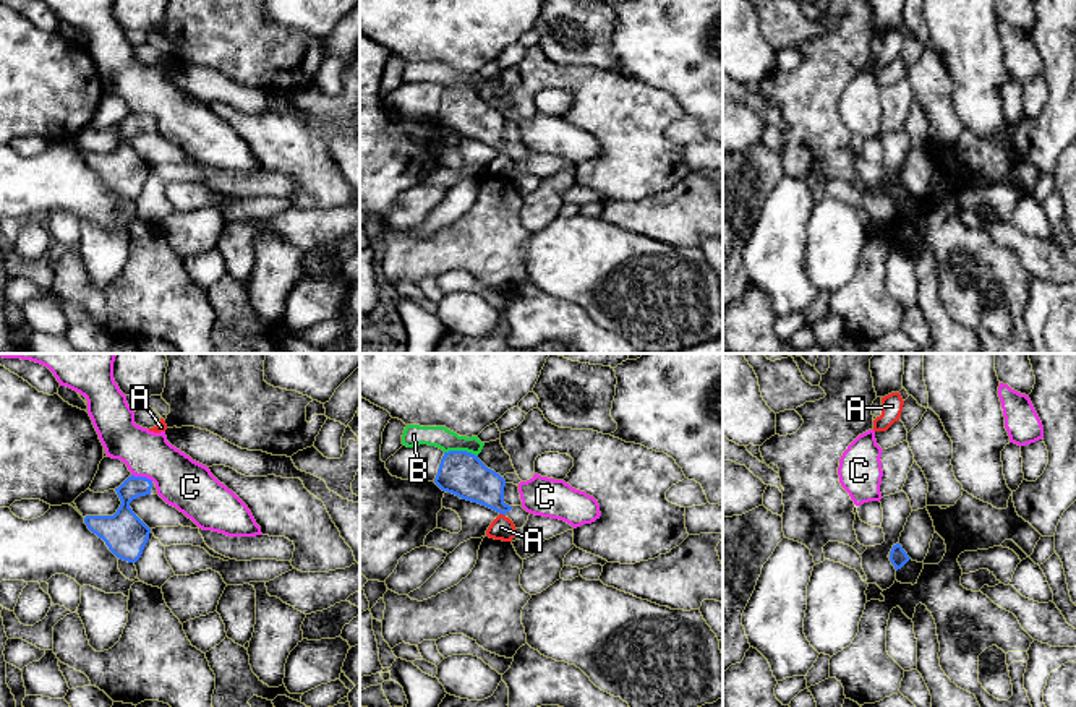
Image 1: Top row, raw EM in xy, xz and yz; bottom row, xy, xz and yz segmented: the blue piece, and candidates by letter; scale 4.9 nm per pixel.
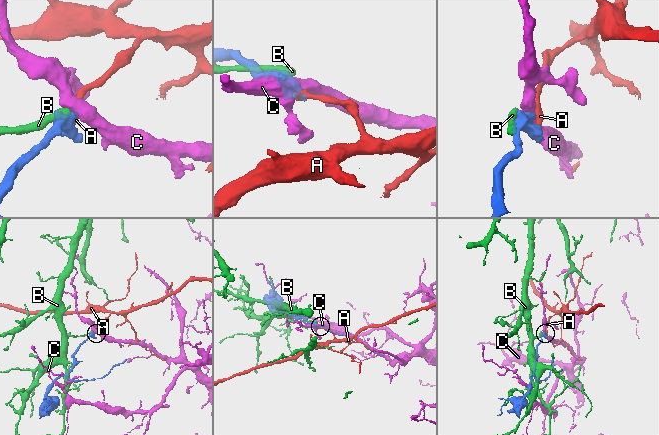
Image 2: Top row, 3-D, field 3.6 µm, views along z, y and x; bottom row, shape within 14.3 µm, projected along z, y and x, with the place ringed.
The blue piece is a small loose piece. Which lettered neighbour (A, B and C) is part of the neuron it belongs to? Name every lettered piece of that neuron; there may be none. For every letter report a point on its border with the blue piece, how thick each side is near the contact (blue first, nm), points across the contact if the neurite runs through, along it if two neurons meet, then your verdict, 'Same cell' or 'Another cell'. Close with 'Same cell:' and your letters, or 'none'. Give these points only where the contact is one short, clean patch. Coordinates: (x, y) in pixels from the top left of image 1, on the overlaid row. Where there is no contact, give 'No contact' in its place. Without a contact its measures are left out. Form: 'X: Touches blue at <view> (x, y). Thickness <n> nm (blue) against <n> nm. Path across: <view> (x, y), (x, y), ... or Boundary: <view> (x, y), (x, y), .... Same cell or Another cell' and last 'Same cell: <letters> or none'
A: Touches blue at xz (503, 513). Thickness 220 nm (blue) against 110 nm. Boundary: xz (499, 513), (504, 516). Another cell
B: Touches blue at xz (461, 451). Thickness 220 nm (blue) against 110 nm. Another cell
C: Touches blue at xy (143, 477). Thickness 150 nm (blue) against 260 nm. Boundary: xy (132, 474), (153, 480). Another cell
Same cell: none

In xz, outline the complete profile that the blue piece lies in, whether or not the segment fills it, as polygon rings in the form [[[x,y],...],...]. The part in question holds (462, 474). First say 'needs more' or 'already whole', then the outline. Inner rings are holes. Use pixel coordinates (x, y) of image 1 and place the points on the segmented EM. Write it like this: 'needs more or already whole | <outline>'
needs more | [[[444,452],[434,483],[442,491],[504,514],[514,522],[515,529],[522,529],[528,521],[530,512],[522,506],[504,503],[506,480],[472,452]]]

